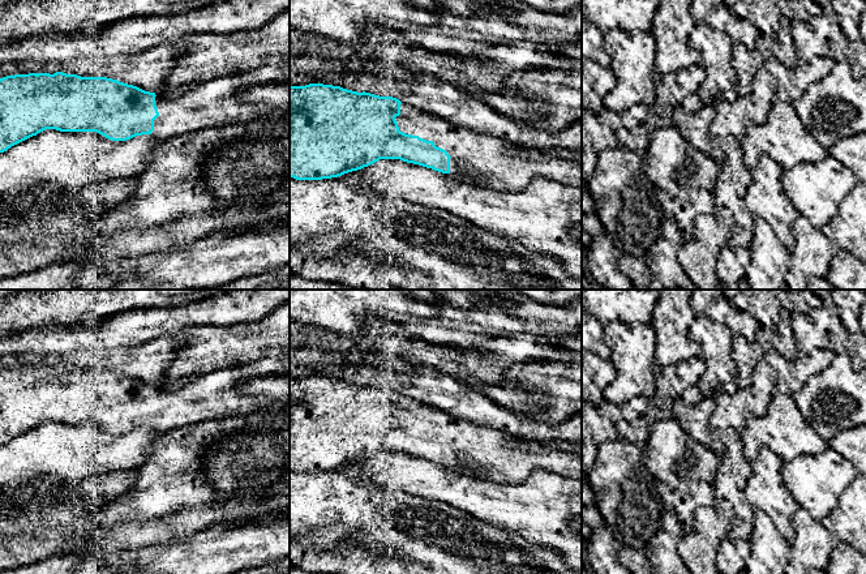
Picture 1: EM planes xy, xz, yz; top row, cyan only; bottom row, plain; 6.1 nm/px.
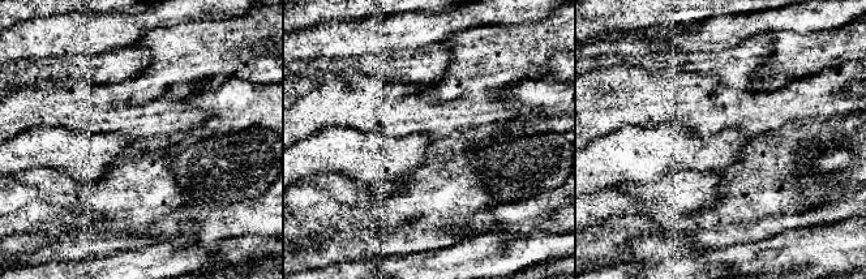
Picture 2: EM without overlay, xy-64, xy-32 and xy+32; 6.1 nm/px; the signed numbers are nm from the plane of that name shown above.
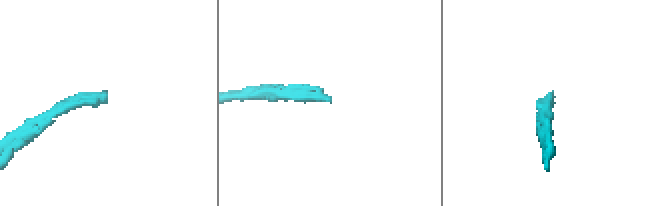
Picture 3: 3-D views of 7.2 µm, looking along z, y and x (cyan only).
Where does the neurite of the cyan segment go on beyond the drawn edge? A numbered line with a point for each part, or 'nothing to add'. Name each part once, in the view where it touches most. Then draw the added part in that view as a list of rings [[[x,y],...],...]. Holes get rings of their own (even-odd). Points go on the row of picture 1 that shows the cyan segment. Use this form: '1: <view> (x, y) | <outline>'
1: xz (504, 166) | [[[402,102],[395,120],[400,132],[433,141],[446,150],[451,157],[450,175],[455,177],[479,174],[484,185],[498,190],[522,190],[535,179],[582,189],[582,167],[578,163],[548,158],[543,153],[528,158],[526,147],[451,124],[406,102]]]

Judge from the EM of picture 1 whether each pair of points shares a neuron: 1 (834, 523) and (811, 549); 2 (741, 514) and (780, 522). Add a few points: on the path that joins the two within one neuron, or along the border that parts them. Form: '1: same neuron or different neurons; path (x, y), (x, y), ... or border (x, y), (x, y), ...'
1: different neurons; border (821, 521), (837, 540)
2: different neurons; border (747, 478), (744, 485), (744, 496), (754, 508)

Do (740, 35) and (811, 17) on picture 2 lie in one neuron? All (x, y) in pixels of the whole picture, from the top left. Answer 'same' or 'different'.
same

